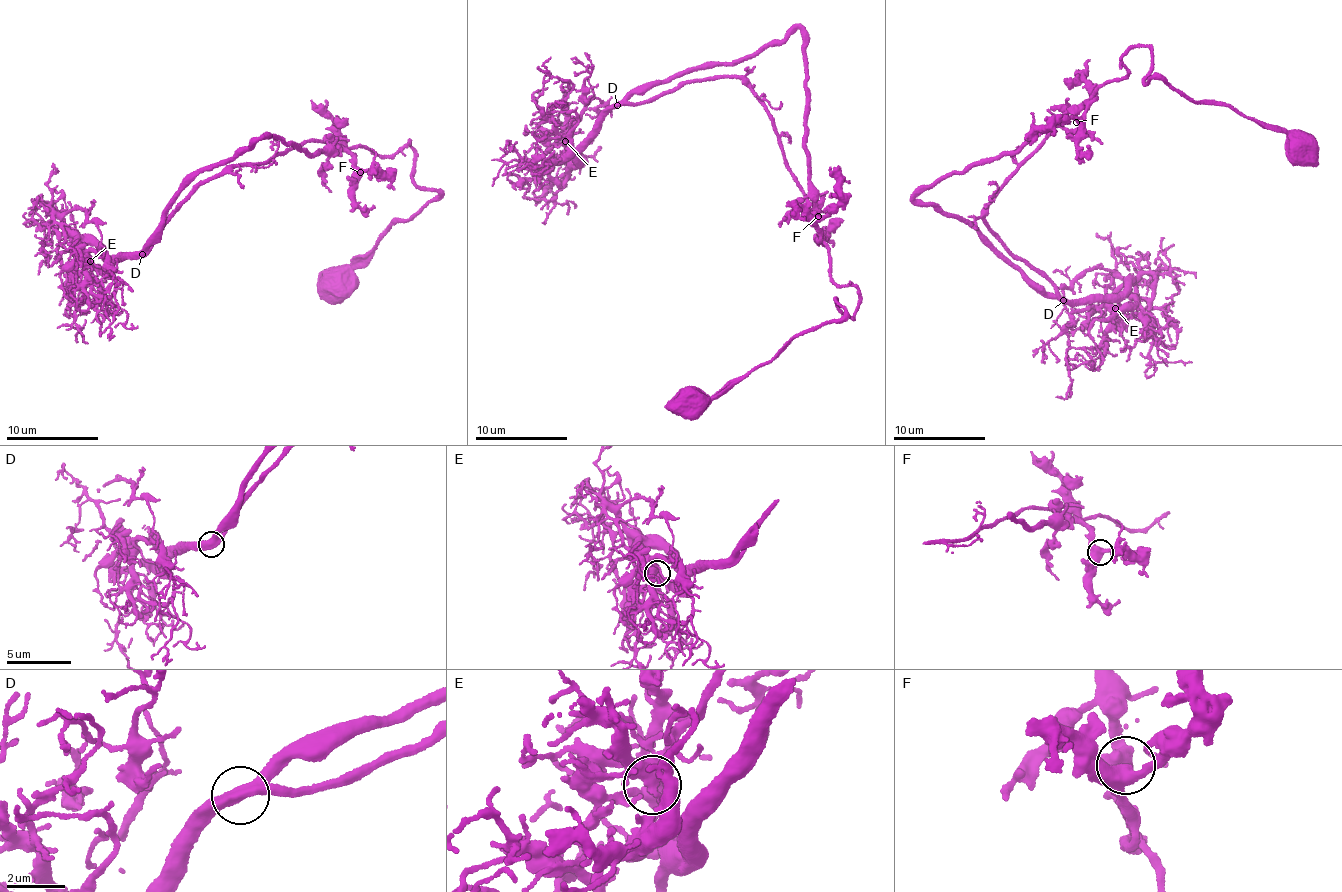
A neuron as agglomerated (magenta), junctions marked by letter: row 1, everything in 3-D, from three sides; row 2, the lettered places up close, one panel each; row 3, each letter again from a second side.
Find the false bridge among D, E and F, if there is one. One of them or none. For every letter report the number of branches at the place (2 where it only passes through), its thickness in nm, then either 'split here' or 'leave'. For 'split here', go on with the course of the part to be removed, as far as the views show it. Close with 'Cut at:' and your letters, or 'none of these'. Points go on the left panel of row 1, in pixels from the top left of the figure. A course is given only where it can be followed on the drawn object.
D: 3 | 400 nm | leave
E: 3 | 420 nm | leave
F: 3 | 440 nm | leave
Cut at: none of these

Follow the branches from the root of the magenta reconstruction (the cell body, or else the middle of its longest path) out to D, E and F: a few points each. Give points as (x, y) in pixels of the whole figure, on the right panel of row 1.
D: (1304, 140), (1146, 84), (1151, 49), (1127, 51), (1126, 74), (1059, 114), (988, 202), (987, 225), (1063, 301)
E: (1304, 140), (1146, 84), (1151, 49), (1127, 51), (984, 219), (1073, 303), (1124, 283), (1115, 308)
F: (1304, 140), (1157, 76), (1146, 84), (1147, 46), (1127, 51), (1126, 74), (1100, 84), (1076, 122)

